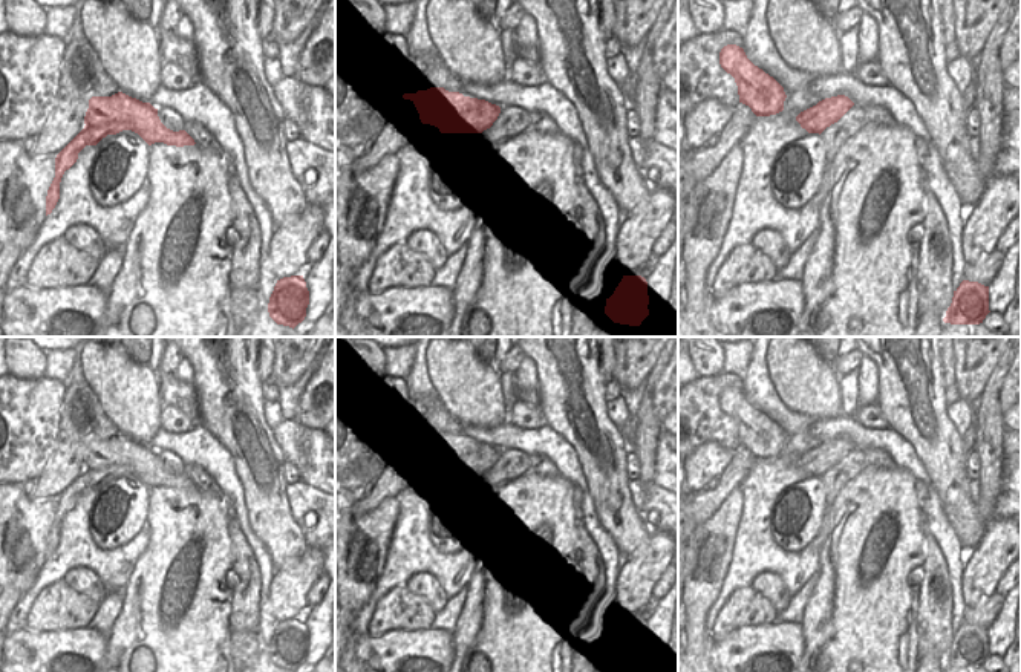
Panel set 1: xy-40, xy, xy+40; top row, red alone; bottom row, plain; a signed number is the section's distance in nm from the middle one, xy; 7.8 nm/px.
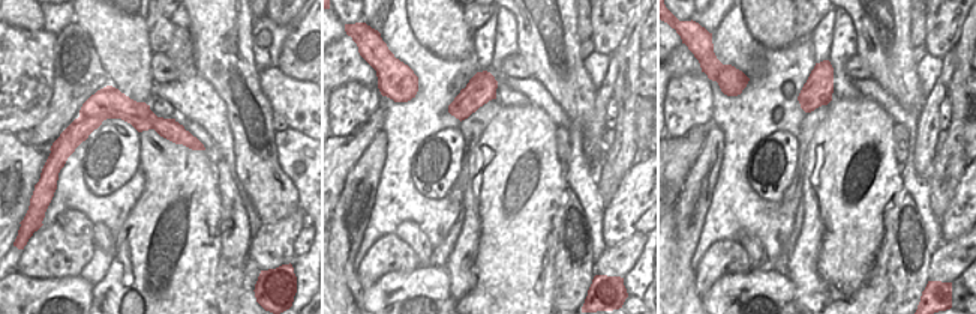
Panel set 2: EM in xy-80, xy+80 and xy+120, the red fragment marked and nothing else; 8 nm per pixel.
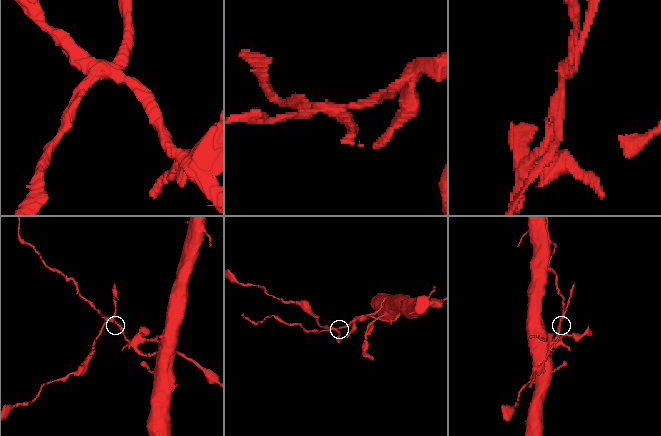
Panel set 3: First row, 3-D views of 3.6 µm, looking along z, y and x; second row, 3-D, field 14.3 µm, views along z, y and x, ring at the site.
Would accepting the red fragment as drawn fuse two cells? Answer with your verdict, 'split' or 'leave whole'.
split

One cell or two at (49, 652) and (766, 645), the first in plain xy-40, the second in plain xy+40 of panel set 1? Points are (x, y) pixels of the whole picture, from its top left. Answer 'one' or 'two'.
one

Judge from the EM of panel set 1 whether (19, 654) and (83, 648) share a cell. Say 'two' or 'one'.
one

